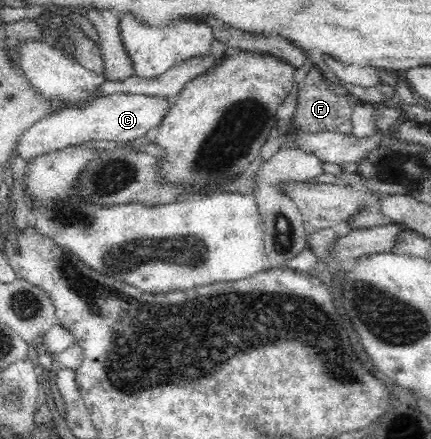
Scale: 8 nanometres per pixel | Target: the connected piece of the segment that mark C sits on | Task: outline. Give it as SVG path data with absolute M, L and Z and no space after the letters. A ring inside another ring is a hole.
M114 93L98 97L84 106L55 105L52 114L36 120L22 132L18 138L17 152L24 160L30 160L34 156L66 148L70 144L80 145L89 140L135 143L143 139L150 128L159 126L166 114L166 104L166 99L158 96Z

